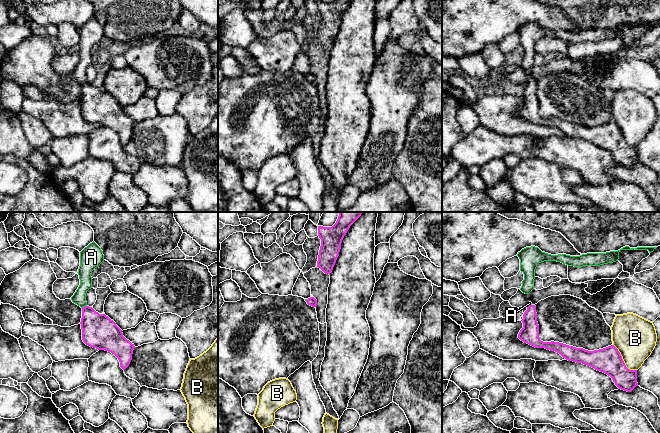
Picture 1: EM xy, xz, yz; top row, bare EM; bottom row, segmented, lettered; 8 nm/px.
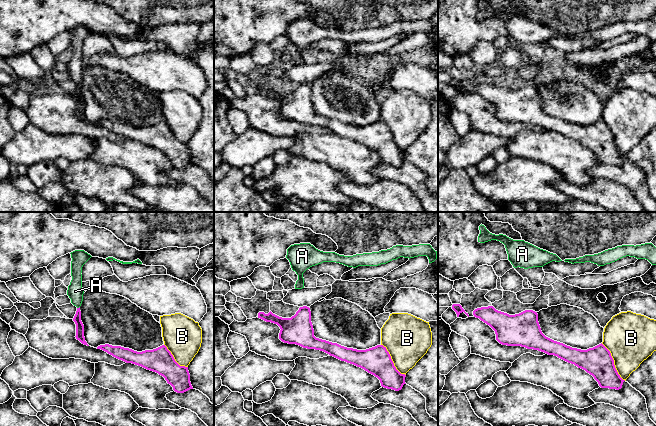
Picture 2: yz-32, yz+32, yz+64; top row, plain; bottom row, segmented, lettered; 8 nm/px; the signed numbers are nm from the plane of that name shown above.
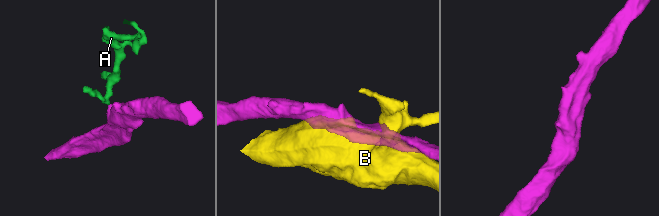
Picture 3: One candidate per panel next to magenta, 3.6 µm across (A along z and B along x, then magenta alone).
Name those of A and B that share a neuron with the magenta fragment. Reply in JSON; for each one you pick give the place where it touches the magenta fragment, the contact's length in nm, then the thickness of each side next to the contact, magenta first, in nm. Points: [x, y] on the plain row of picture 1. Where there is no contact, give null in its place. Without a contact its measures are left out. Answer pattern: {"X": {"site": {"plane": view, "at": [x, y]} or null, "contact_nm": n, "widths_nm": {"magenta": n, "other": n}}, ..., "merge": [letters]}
{"A": {"site": {"plane": "xy", "at": [85, 82]}, "contact_nm": 50, "widths_nm": {"magenta": 280, "other": 110}}, "merge": ["A"]}

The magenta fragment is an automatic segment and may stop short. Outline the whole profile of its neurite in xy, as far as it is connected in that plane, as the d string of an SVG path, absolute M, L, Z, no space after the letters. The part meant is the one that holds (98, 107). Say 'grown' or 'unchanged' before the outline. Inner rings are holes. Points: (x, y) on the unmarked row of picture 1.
grown; M93 17L80 28L78 51L80 61L71 73L73 79L82 84L81 105L83 118L98 126L114 130L120 143L125 146L131 136L135 124L122 109L122 106L105 90L99 90L86 78L86 69L92 64L92 47L104 37L101 24Z

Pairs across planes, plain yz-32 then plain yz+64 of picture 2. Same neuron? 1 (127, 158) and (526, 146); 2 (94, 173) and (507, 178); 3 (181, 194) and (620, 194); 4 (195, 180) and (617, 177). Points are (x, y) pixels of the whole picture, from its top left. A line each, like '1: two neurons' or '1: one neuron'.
1: one neuron
2: one neuron
3: one neuron
4: one neuron

